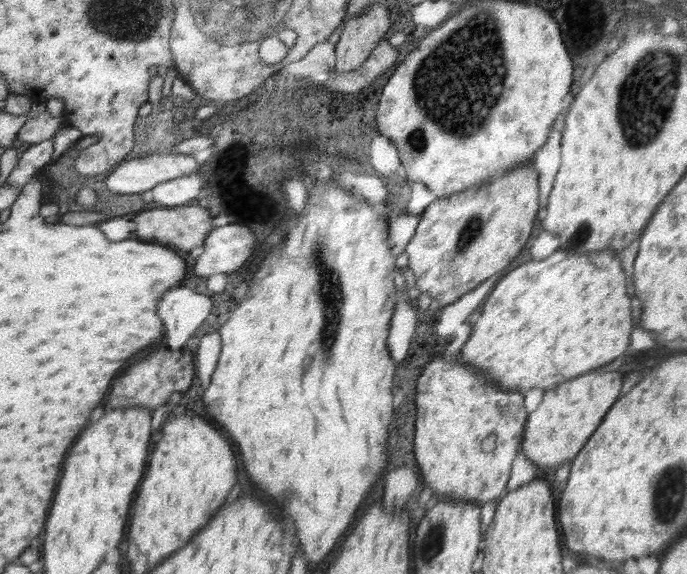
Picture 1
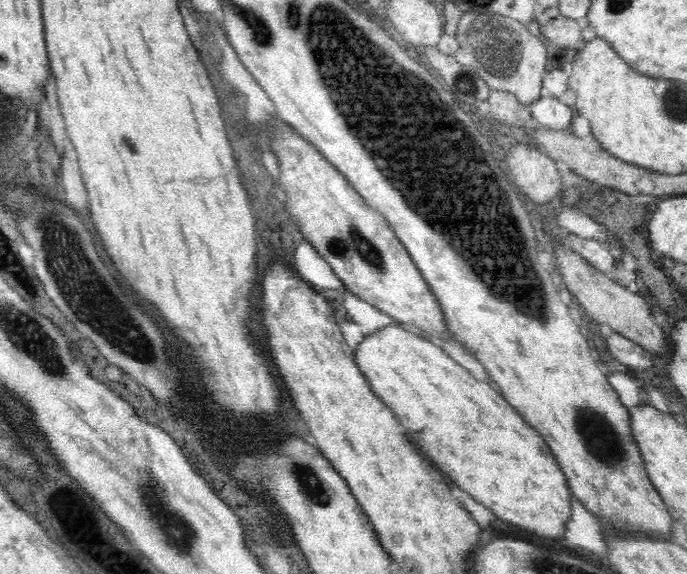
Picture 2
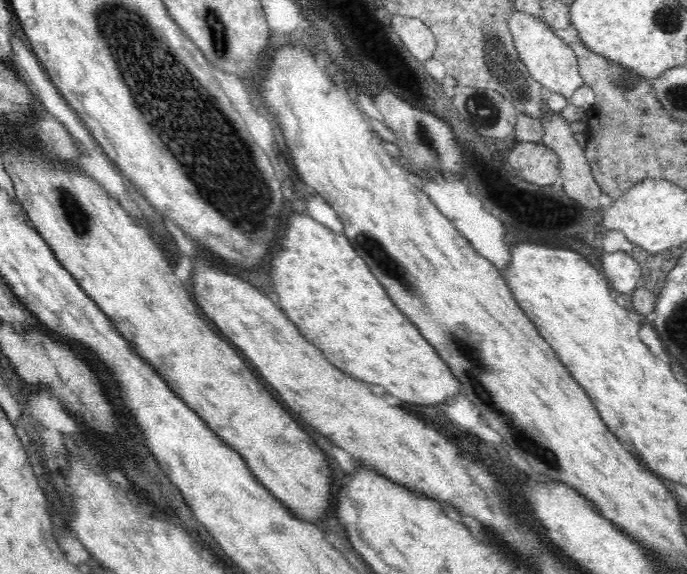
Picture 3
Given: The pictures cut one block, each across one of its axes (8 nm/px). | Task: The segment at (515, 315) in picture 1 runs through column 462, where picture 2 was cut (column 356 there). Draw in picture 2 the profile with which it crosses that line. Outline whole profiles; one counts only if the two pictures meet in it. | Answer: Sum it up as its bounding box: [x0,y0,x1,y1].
[353,322,572,538]

